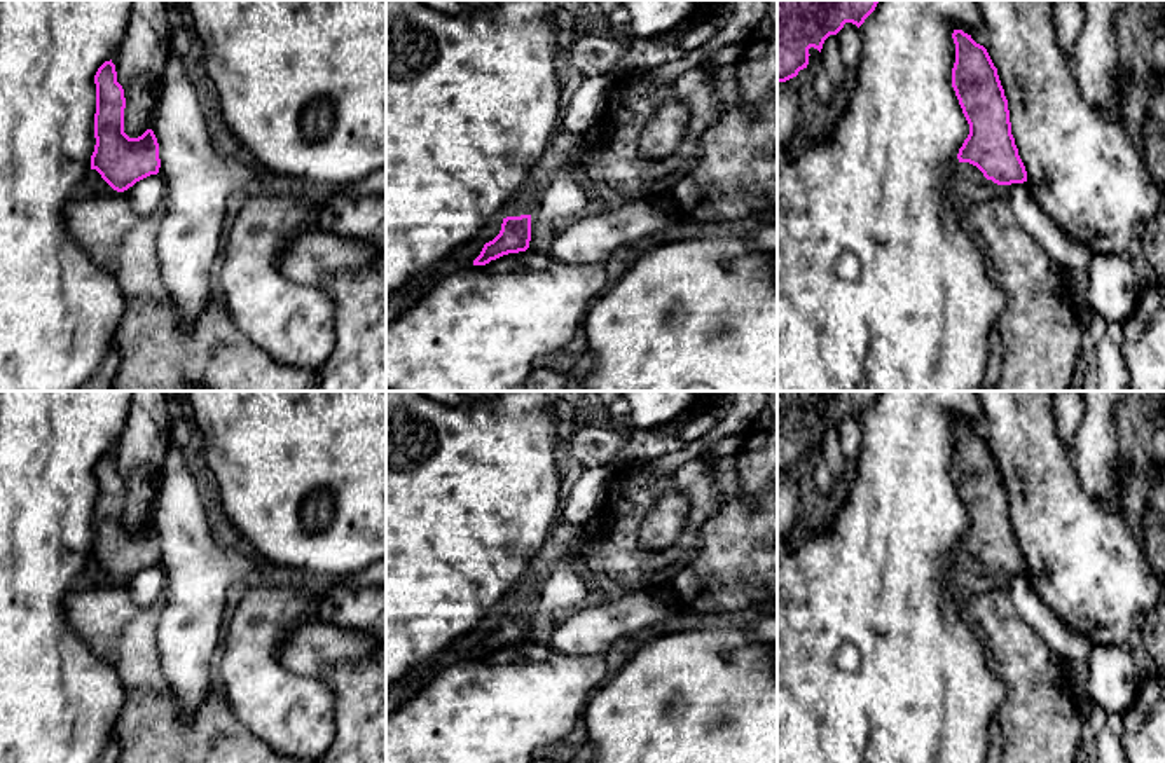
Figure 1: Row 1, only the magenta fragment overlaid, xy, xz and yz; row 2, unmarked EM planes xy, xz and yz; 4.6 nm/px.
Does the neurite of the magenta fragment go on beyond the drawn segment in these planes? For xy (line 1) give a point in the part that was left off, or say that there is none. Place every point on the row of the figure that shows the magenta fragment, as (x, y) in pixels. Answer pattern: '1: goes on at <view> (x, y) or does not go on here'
1: does not go on here

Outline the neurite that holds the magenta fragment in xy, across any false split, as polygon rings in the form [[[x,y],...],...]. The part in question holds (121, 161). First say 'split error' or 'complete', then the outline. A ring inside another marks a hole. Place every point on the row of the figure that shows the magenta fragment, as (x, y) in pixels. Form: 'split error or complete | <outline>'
complete | [[[105,61],[96,75],[94,152],[91,169],[117,192],[157,175],[161,168],[159,143],[152,129],[138,138],[124,133],[124,89],[117,82],[115,65]]]

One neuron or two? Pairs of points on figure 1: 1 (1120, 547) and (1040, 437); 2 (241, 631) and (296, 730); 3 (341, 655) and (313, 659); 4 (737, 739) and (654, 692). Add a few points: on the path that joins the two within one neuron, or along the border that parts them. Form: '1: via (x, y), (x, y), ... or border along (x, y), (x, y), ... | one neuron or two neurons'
1: via (1092, 522), (1040, 470), (1040, 465) | one neuron
2: via (248, 655), (248, 673), (254, 683), (276, 706) | one neuron
3: via (334, 655), (320, 655) | one neuron
4: via (715, 727), (715, 721), (682, 688), (676, 688) | one neuron

